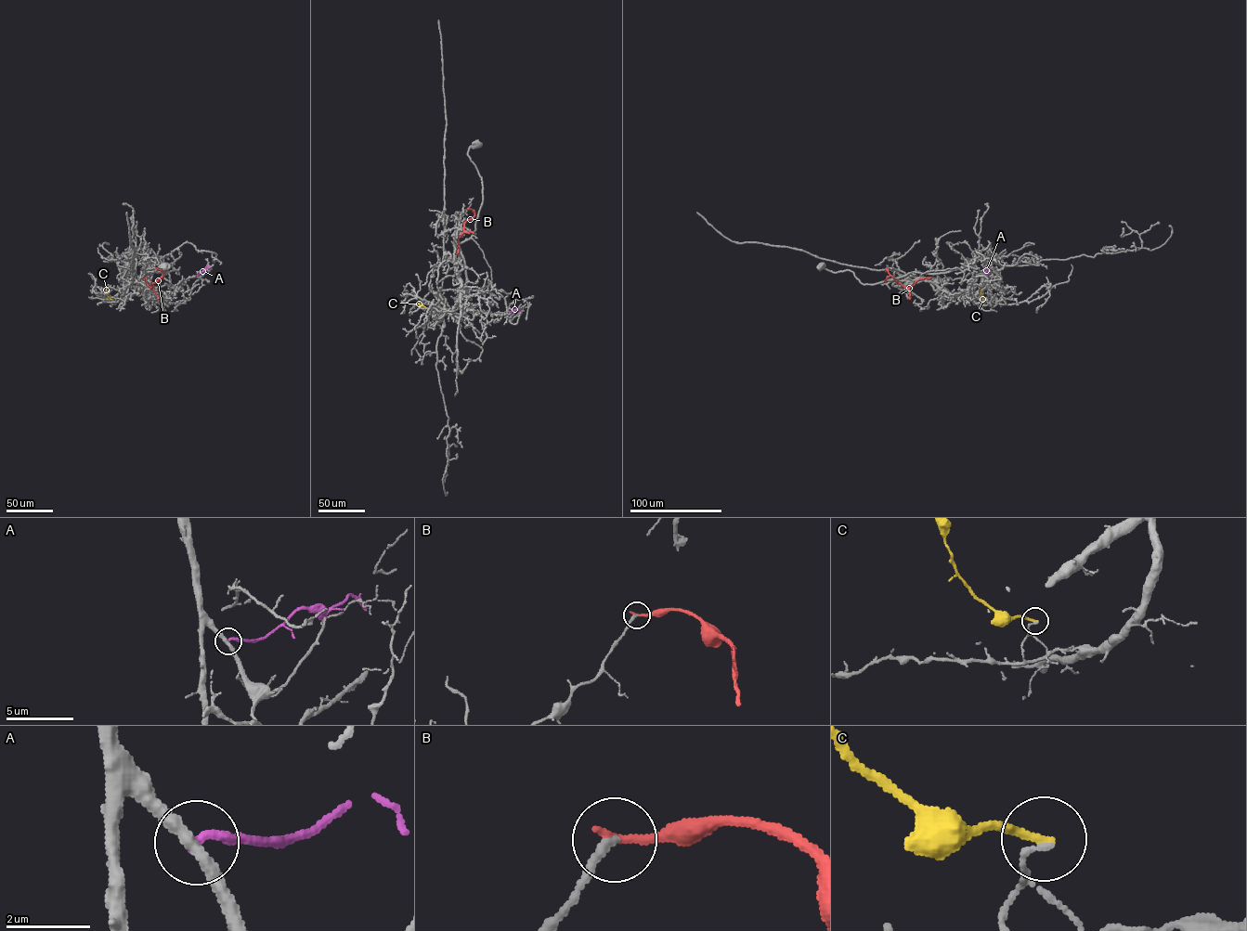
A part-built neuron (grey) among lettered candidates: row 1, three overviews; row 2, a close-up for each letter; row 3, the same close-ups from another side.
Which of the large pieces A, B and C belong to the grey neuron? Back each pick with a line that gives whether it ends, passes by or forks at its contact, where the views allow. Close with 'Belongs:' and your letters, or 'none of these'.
Belongs: none of these

